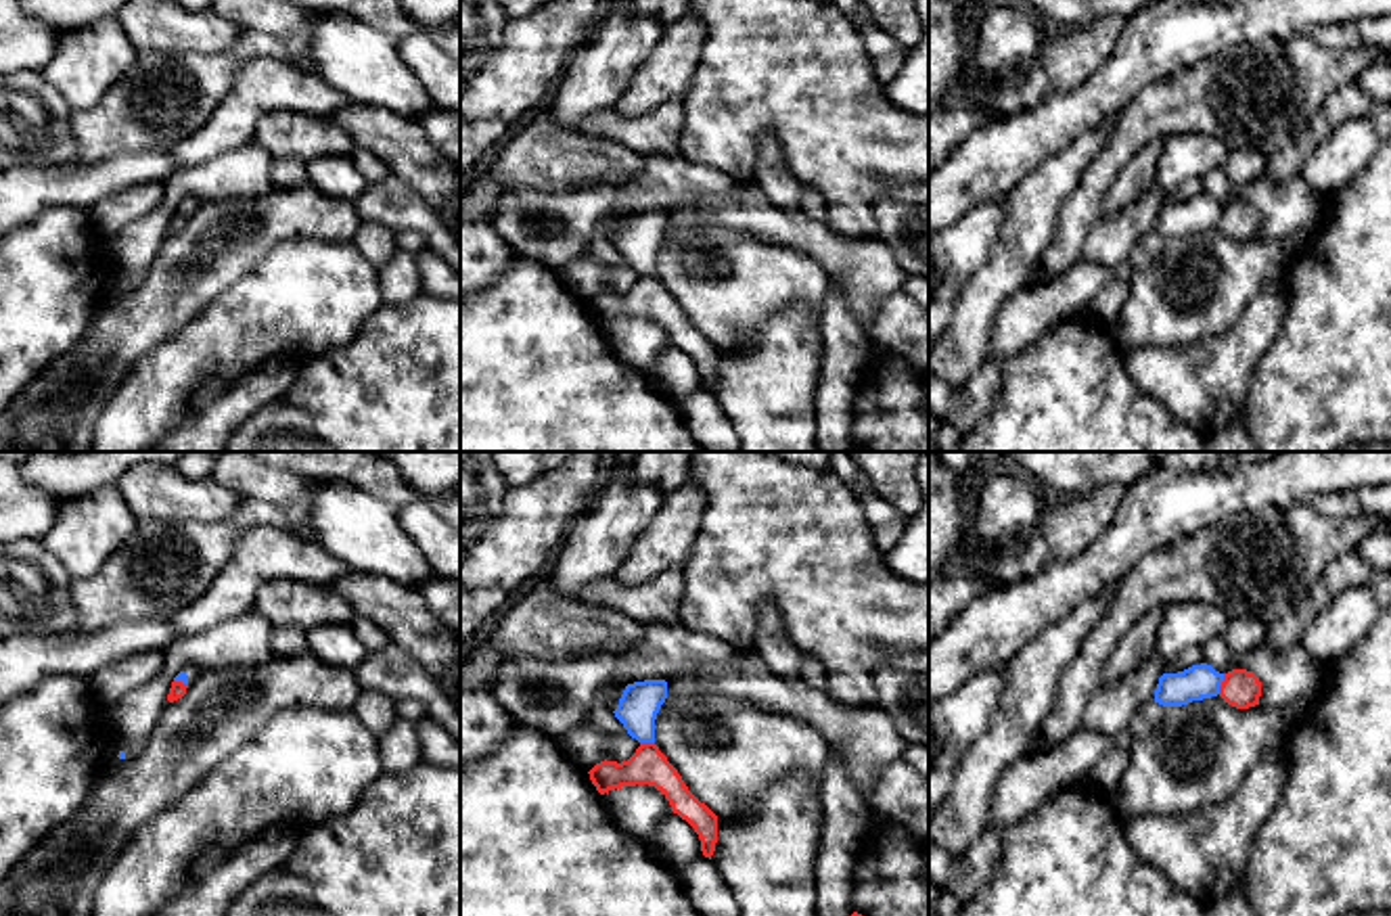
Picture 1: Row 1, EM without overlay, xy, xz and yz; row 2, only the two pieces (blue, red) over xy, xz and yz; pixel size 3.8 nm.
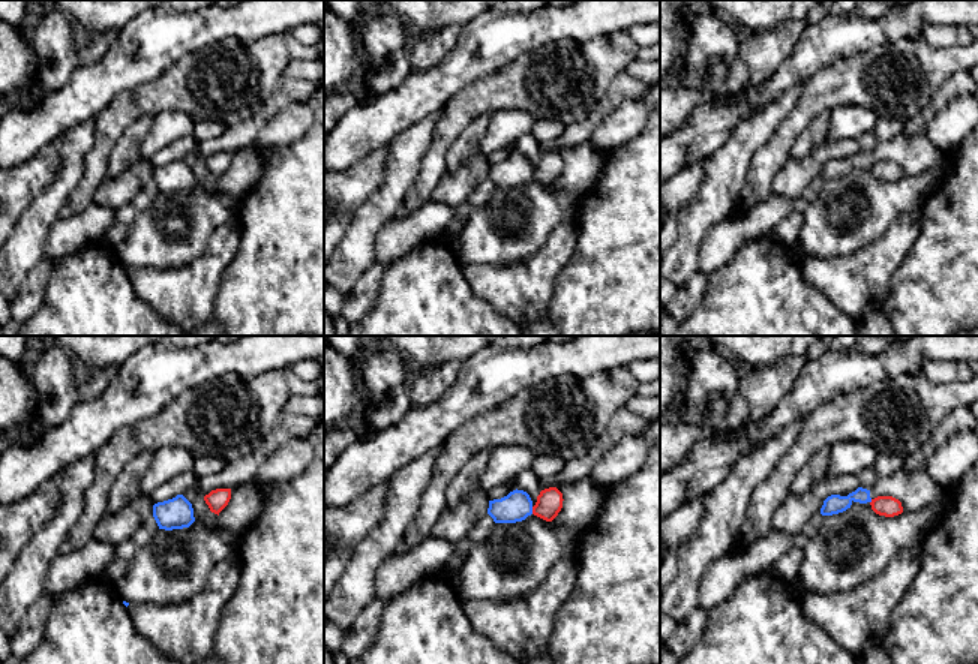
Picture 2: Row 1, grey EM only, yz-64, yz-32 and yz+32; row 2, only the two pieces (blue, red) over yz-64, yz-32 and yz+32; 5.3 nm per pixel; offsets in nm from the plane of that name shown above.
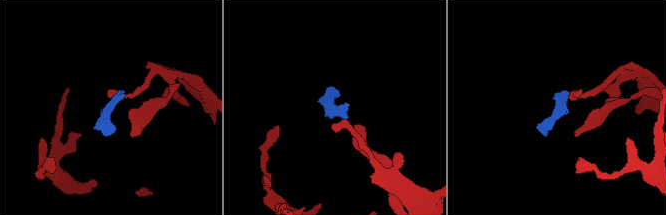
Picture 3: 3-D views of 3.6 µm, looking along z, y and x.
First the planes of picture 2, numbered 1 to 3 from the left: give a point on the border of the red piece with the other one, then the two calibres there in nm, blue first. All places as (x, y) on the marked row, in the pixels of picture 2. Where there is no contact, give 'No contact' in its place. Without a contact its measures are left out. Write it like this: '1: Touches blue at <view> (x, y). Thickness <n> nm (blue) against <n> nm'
1: No contact
2: Touches blue at yz-32 (531, 510). Thickness 160 nm (blue) against 140 nm
3: No contact

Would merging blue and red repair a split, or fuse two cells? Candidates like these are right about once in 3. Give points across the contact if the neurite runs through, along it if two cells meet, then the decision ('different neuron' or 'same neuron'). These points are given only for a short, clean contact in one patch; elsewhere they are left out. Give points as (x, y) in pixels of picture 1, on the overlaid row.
border yz (1224, 674), (1218, 693); different neuron

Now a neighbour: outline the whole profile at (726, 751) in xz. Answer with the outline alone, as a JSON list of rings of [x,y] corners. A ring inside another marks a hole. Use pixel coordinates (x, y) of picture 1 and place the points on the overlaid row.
[[[667,694],[655,719],[655,745],[678,770],[688,791],[715,816],[738,820],[759,795],[791,776],[822,780],[830,749],[820,730],[782,713],[732,696]]]

